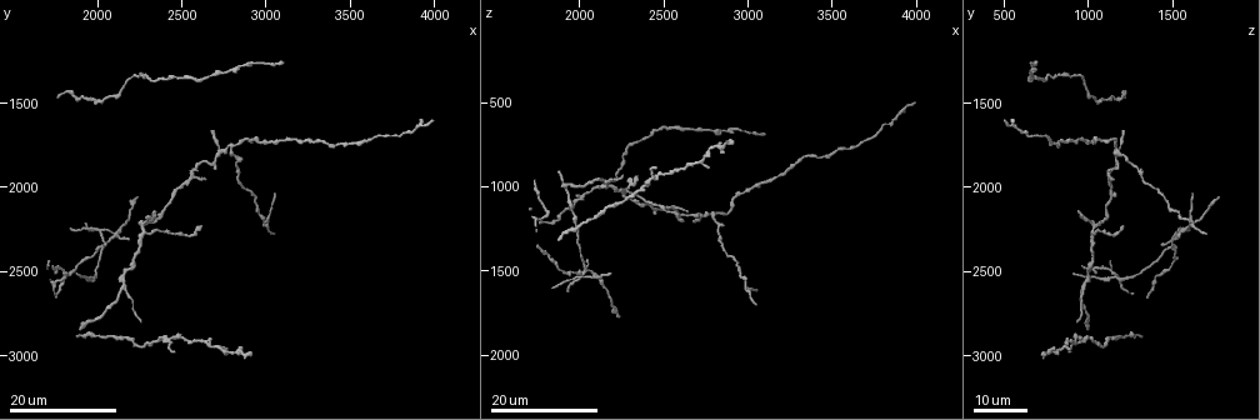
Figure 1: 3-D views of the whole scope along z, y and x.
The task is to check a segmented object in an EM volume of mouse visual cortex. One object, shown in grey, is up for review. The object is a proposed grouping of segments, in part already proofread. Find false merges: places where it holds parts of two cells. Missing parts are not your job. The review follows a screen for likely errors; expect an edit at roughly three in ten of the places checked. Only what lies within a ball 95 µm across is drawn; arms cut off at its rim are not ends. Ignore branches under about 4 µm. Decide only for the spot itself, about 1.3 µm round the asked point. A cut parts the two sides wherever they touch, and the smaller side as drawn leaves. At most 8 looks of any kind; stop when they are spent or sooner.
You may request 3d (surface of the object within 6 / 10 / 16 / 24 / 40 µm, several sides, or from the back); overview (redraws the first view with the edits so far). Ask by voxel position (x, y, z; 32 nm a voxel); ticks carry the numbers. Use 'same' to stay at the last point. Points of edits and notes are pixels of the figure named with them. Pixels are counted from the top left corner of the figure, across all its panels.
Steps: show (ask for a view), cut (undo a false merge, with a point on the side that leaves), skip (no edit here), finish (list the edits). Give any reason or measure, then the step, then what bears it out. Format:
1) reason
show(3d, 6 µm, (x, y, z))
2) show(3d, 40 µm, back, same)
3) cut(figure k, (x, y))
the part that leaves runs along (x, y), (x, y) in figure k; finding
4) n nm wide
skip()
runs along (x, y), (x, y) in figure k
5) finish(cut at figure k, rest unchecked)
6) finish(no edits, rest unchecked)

a fork
show(3d, 24 µm, (2280, 2280, 1020))

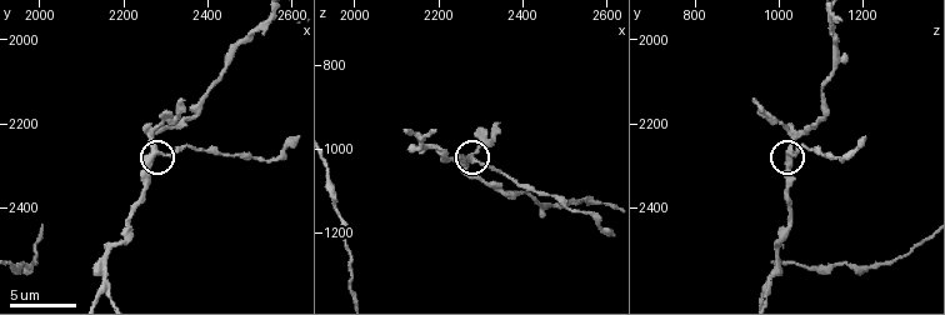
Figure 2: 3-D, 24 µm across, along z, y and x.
zoom in
show(3d, 6 µm, (2285, 2265, 1030))

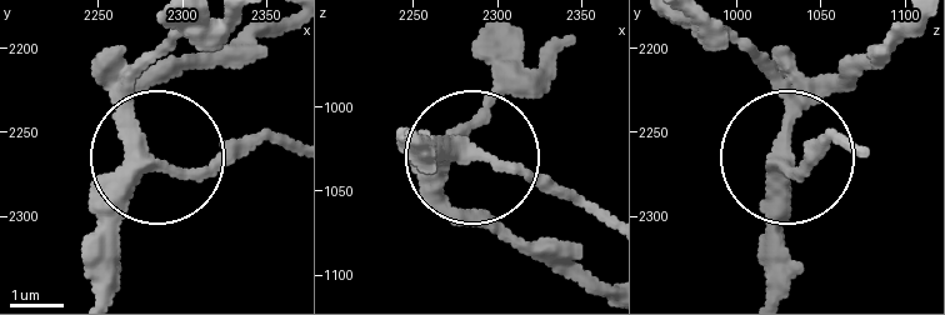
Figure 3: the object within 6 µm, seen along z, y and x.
290 nm wide
skip()
runs along (598, 279), (478, 221), (450, 171), (468, 154), (598, 211) in figure 3; all the same cell

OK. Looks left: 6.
show(3d, 16 µm, (2380, 2880, 1000))

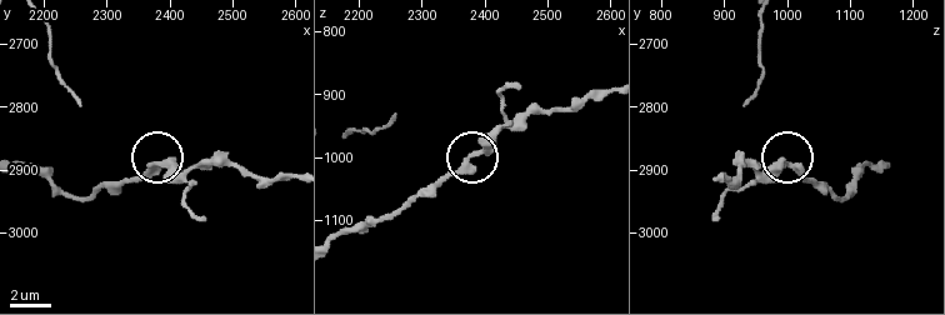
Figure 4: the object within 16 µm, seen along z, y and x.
zoom in
show(3d, 6 µm, (2375, 2890, 1005))

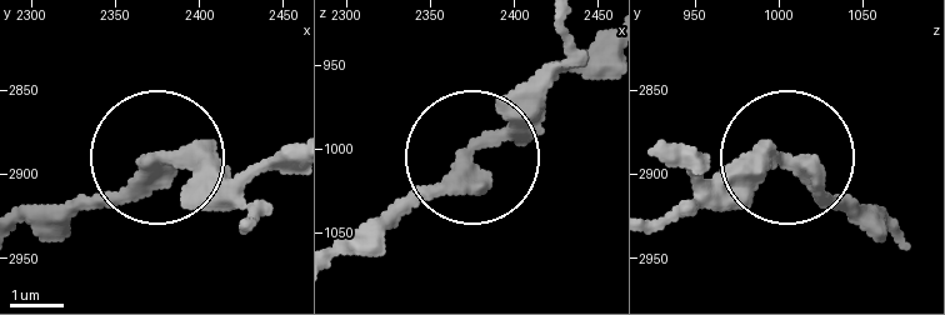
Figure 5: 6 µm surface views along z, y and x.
show(3d, 6 µm, back, (2376, 2892, 1006))

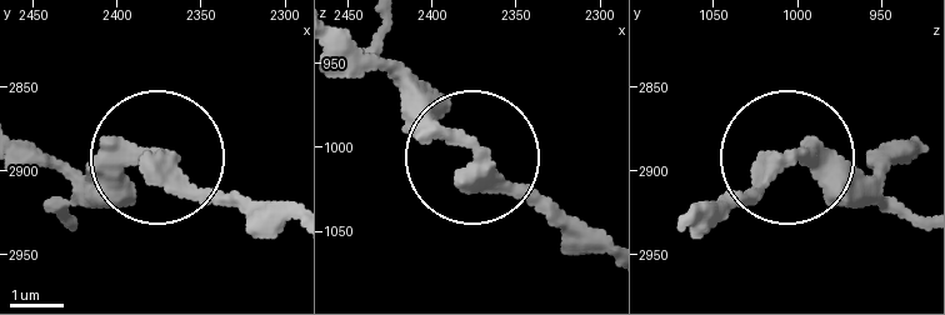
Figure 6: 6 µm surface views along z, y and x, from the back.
skip()
one cell here

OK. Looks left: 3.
show(3d, 16 µm, (2155, 2605, 965))

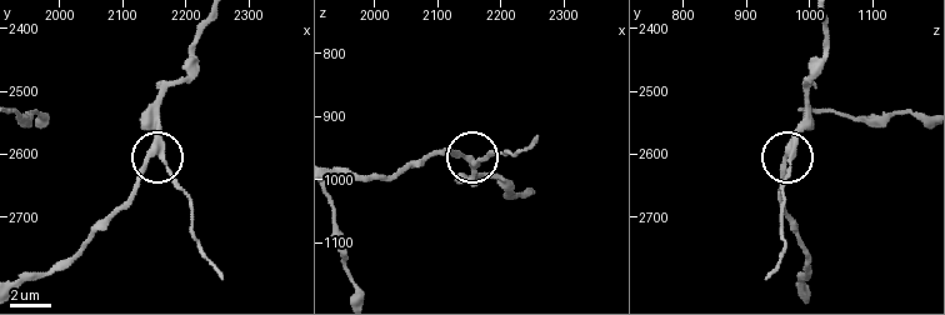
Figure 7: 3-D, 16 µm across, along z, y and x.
cut(figure 7, (171, 171))
the part that leaves runs along (160, 146), (169, 175), (189, 200), (193, 236), (220, 279) in figure 7; two cells meet here

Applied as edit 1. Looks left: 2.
four or more arms meet
show(3d, 16 µm, (2100, 2280, 1560))

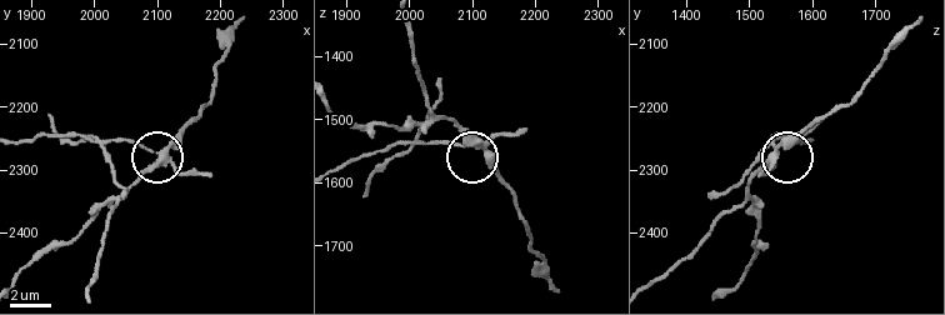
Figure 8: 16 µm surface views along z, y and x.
show(3d, 10 µm, (2100, 2275, 1540))

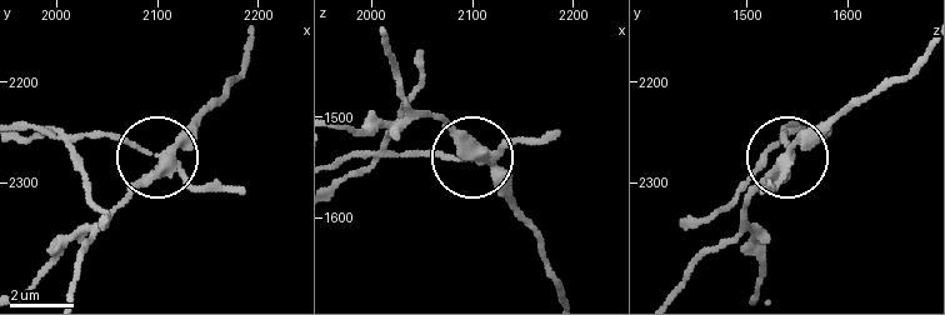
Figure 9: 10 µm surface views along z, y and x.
310 nm wide
cut(figure 9, (211, 186))
the part that leaves runs along (166, 164), (96, 131), (24, 131) in figure 9; a second cell is stuck on

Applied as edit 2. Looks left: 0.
finish(cut at figure 7, cut at figure 9, rest unchecked)

